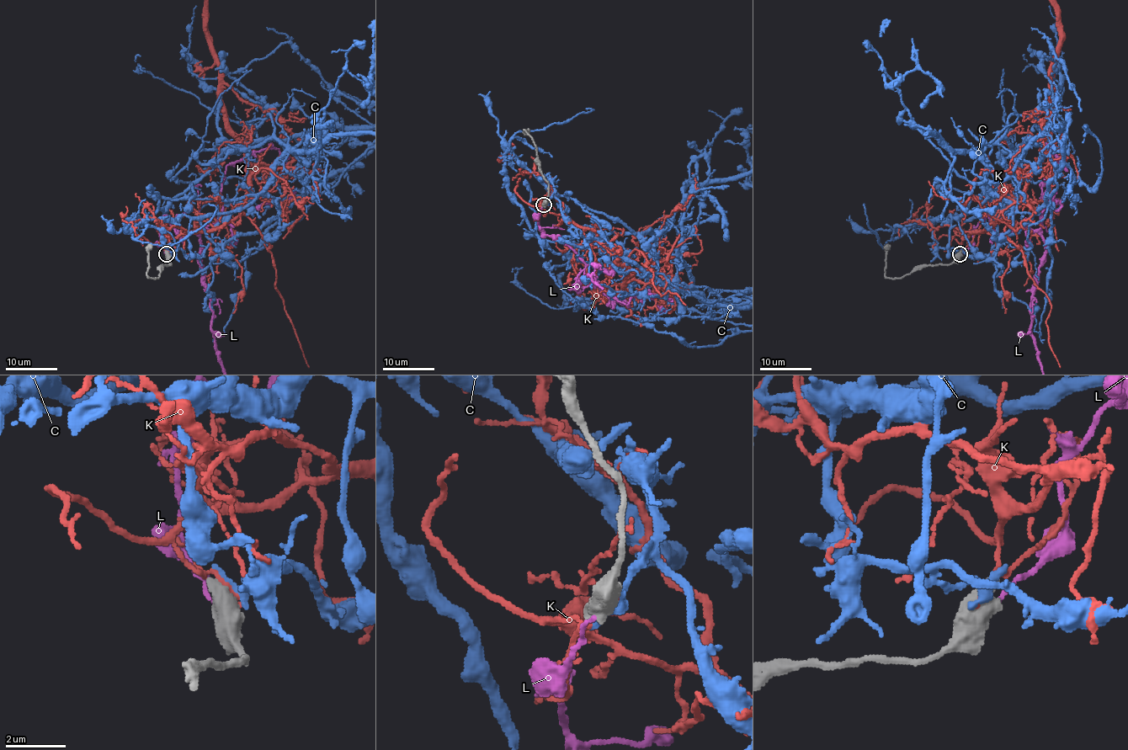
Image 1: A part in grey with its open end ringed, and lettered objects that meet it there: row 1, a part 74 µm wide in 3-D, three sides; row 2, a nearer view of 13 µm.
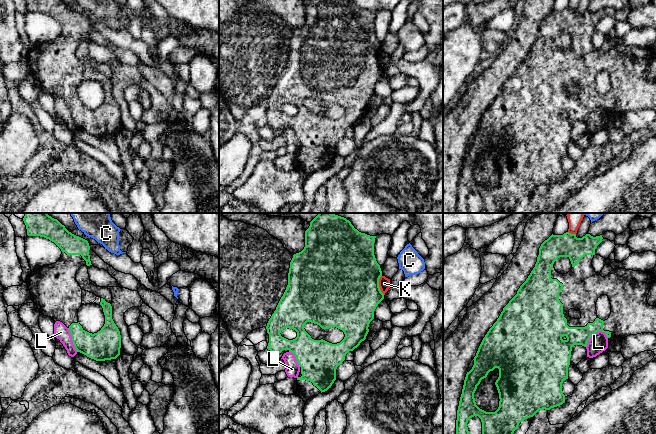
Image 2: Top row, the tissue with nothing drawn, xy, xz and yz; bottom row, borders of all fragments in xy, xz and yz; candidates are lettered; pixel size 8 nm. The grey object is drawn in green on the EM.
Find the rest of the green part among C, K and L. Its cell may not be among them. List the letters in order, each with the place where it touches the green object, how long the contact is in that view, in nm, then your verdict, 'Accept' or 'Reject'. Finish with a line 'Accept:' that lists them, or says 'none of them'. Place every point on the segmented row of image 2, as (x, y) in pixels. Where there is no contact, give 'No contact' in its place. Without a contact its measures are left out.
C: No contact. Reject
K: Touches green at xz (378, 285). Shared border 160 nm. Reject
L: Touches green at yz (593, 333). Shared border 200 nm. Reject
Accept: none of them

